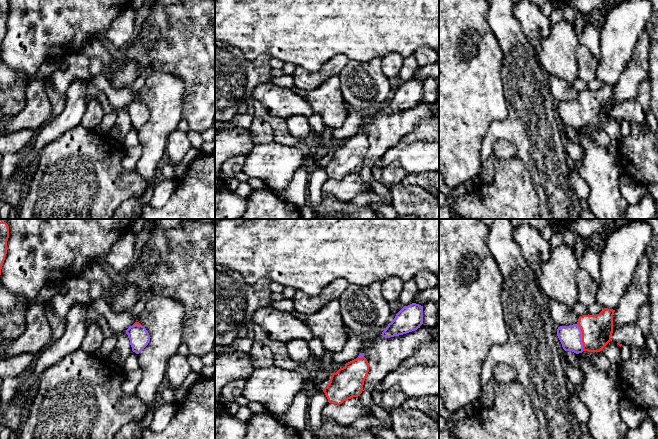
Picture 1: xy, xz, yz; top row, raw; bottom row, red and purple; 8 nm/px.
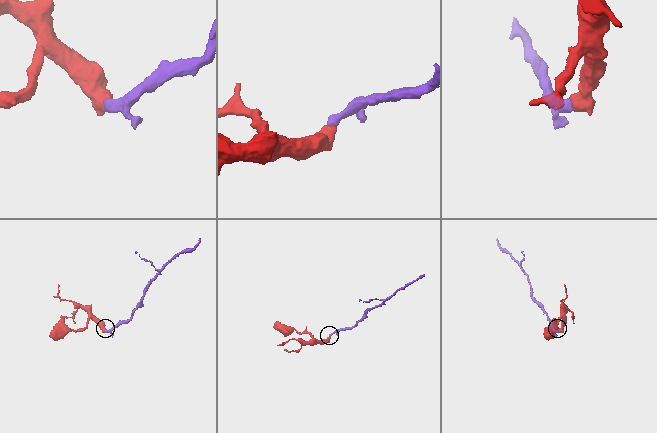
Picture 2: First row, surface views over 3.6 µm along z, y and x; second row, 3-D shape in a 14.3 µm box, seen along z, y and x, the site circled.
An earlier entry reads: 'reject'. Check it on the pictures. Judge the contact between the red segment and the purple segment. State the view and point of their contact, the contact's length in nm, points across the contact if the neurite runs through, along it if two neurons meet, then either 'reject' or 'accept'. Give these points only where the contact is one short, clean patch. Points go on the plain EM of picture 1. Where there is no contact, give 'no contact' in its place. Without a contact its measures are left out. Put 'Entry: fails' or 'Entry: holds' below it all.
yz (582, 113) | 220 nm | across yz (597, 106), (582, 113), (570, 113) | accept
Entry: fails

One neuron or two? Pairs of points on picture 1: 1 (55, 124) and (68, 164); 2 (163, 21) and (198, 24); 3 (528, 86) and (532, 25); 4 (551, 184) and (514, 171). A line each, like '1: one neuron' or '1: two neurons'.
1: two neurons
2: two neurons
3: two neurons
4: two neurons

